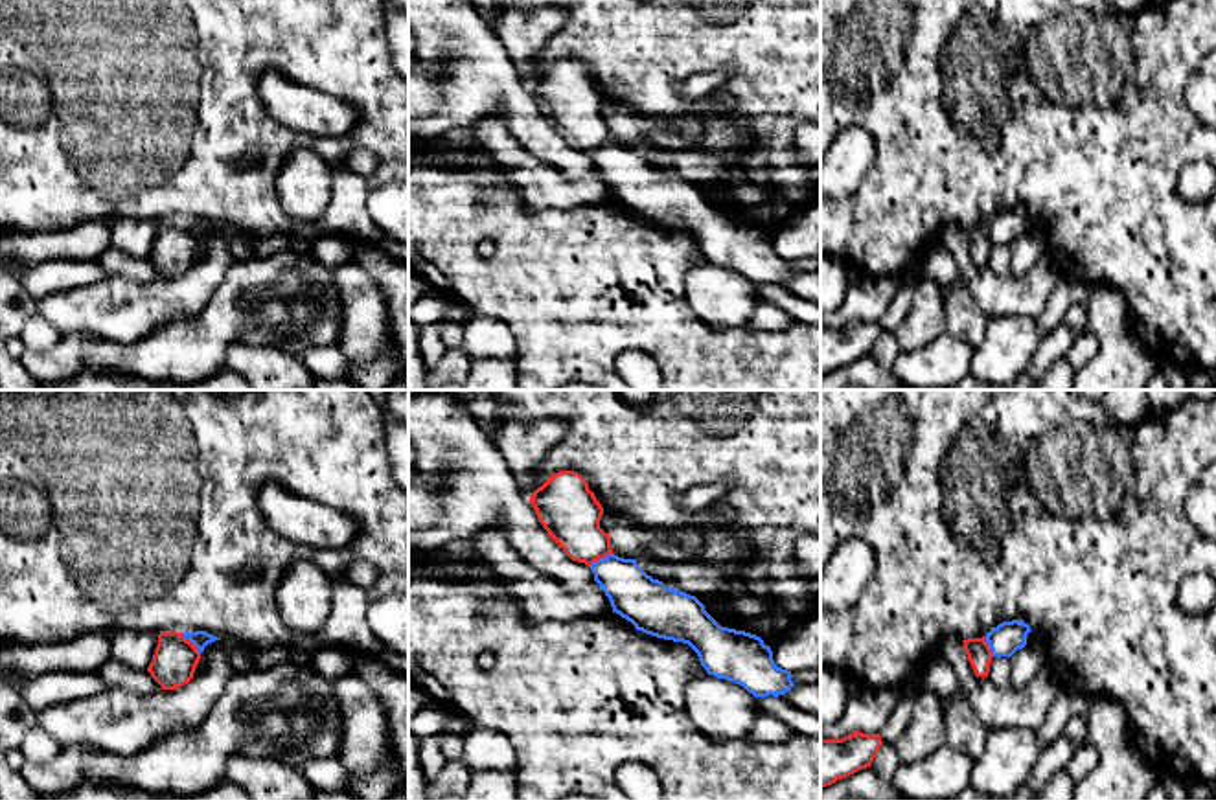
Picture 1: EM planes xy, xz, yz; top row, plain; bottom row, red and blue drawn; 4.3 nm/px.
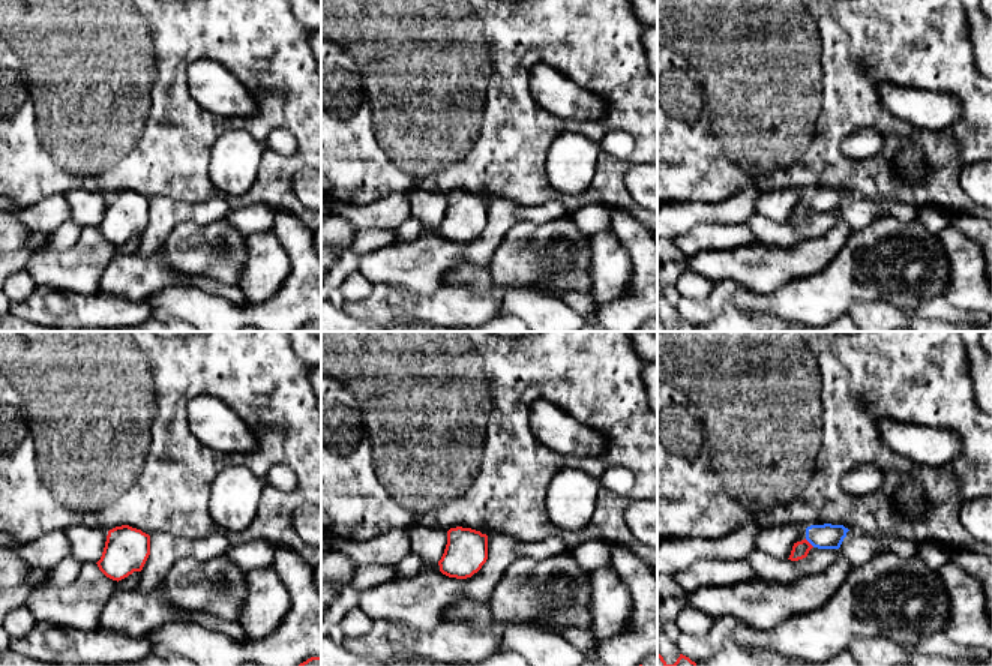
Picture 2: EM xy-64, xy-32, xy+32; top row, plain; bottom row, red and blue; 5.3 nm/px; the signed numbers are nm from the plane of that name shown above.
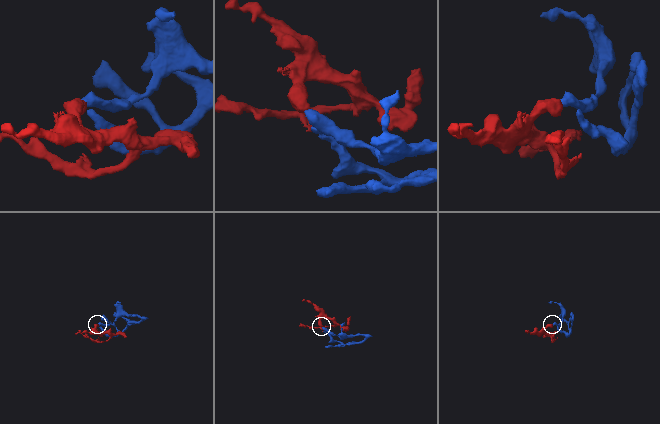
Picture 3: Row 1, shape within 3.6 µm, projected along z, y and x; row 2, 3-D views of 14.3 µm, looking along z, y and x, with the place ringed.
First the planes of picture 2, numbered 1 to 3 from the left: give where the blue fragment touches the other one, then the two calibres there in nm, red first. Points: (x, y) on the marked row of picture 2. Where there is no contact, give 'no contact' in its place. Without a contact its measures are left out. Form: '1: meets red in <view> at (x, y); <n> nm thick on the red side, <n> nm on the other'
1: no contact
2: no contact
3: meets red in xy+32 at (808, 542); 90 nm thick on the red side, 140 nm on the other

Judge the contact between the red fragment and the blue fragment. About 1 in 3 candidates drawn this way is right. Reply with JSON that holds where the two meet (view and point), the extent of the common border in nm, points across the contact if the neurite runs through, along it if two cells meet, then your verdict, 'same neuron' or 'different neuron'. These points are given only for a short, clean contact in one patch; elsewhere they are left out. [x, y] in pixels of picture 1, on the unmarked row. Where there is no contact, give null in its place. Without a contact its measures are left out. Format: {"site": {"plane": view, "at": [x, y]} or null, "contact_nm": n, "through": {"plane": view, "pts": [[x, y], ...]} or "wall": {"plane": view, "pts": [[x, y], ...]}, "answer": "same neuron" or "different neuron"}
{"site": {"plane": "xy", "at": [192, 232]}, "contact_nm": 130, "wall": {"plane": "xy", "pts": [[181, 221], [199, 241]]}, "answer": "different neuron"}

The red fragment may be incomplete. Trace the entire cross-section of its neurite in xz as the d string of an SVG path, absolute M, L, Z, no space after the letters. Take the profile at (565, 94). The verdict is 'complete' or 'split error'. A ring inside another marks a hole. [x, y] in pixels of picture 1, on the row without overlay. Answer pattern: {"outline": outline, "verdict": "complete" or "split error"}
{"outline": "M554 61L530 90L543 116L572 149L592 153L613 142L611 125L600 116L603 96L579 61Z", "verdict": "complete"}

